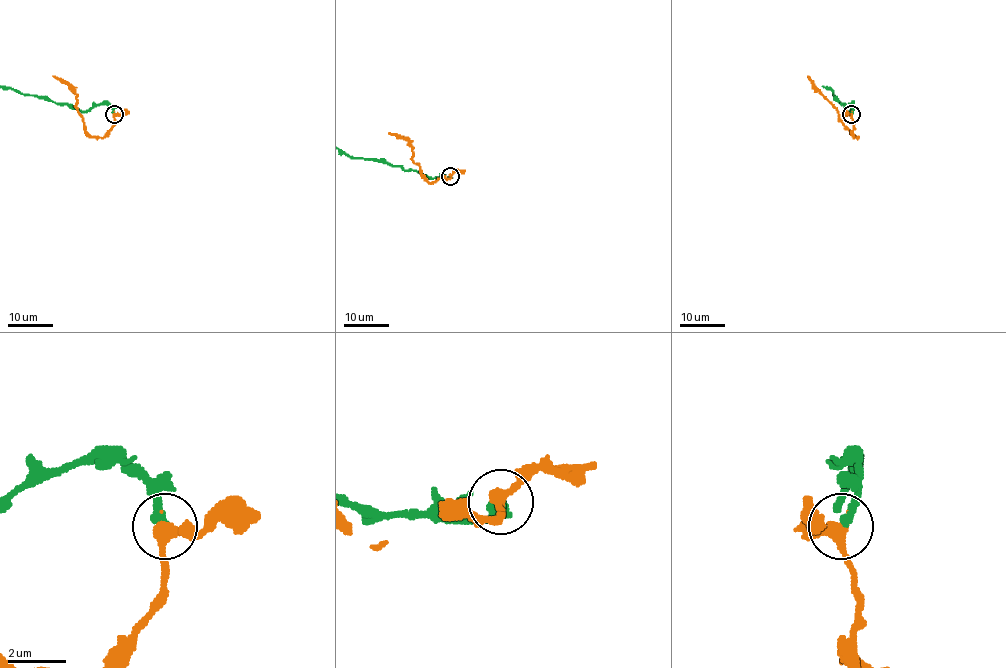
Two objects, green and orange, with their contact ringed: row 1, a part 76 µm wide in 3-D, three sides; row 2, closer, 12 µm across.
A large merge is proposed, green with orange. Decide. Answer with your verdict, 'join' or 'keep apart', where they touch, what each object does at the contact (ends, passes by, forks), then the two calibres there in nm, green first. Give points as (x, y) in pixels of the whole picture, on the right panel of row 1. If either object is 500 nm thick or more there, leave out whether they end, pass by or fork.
join; place (851, 114); green ends; orange passes by; calibres 320 and 320 nm

